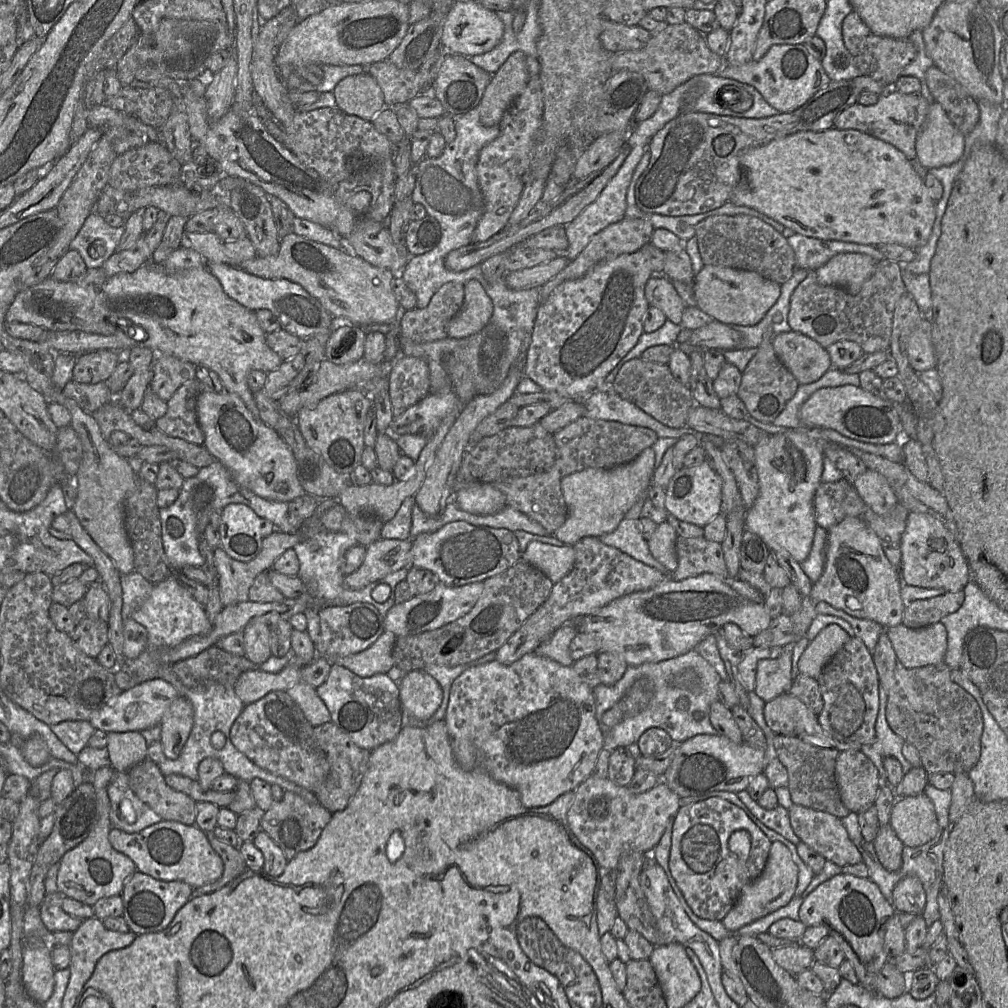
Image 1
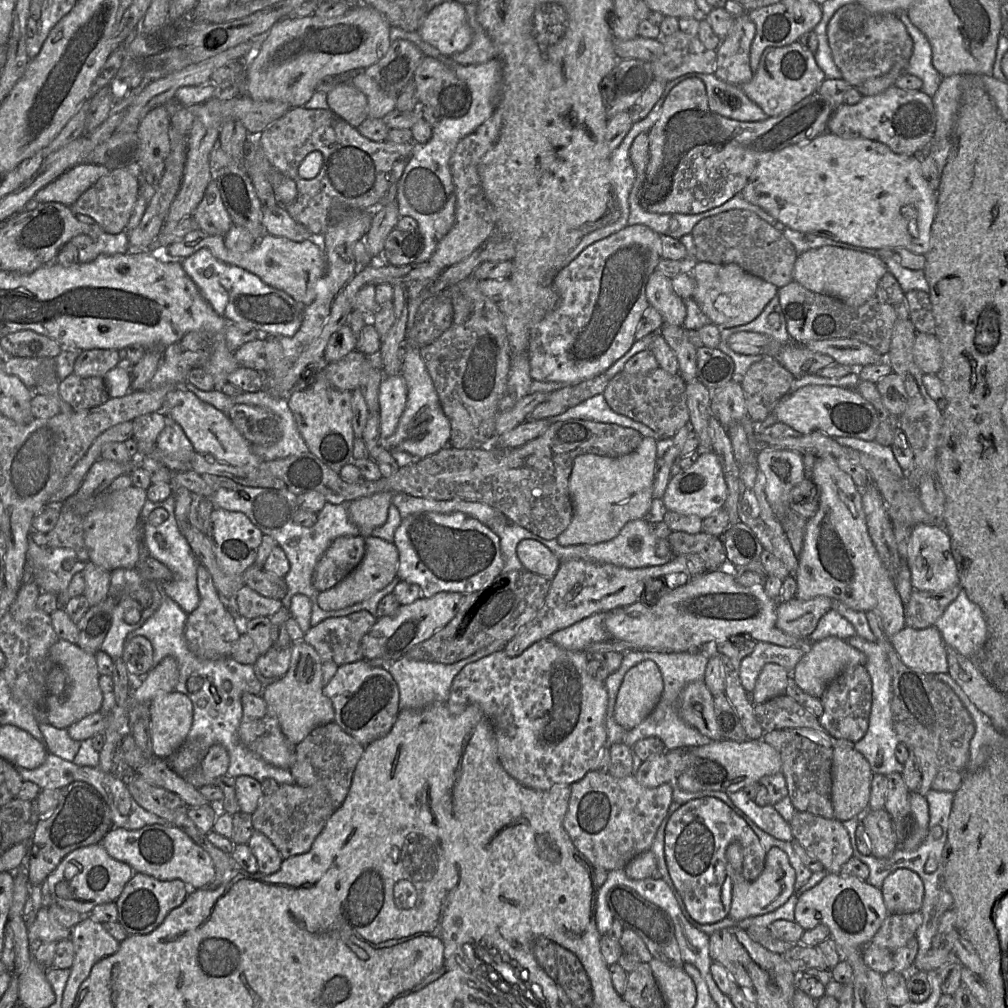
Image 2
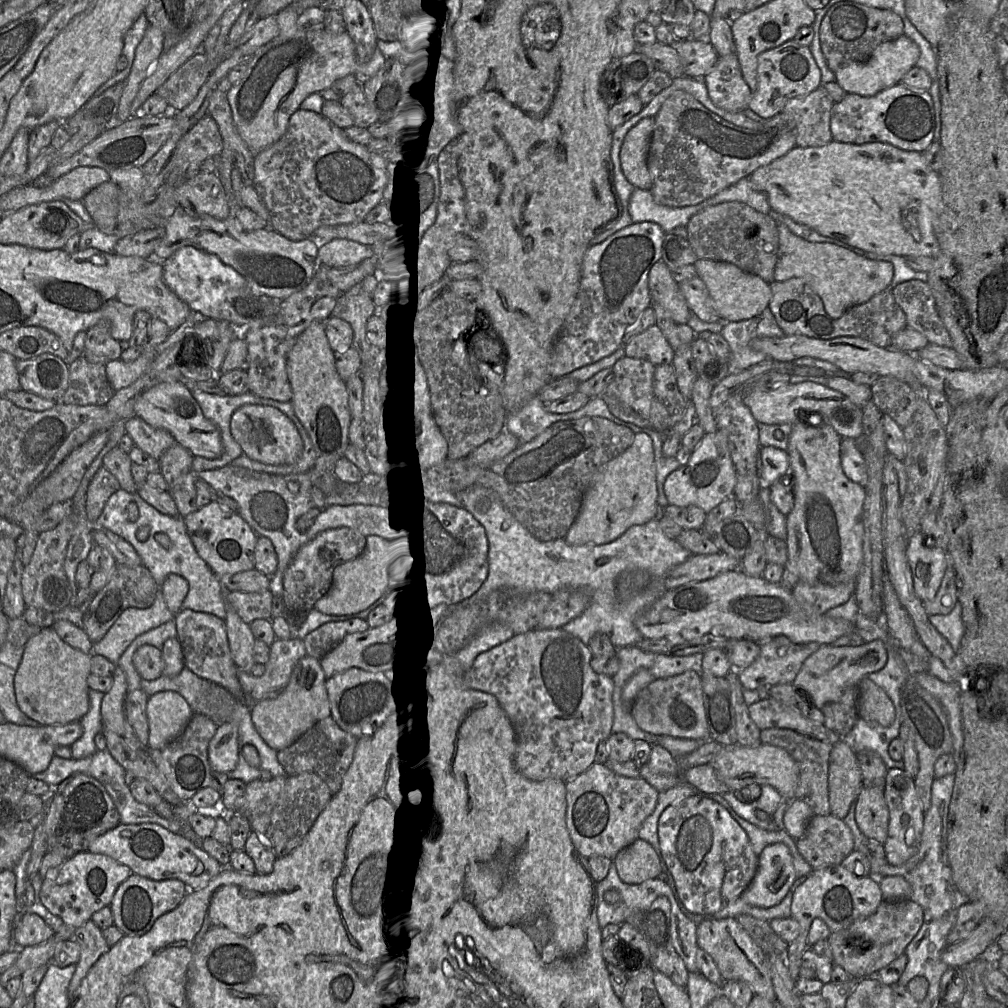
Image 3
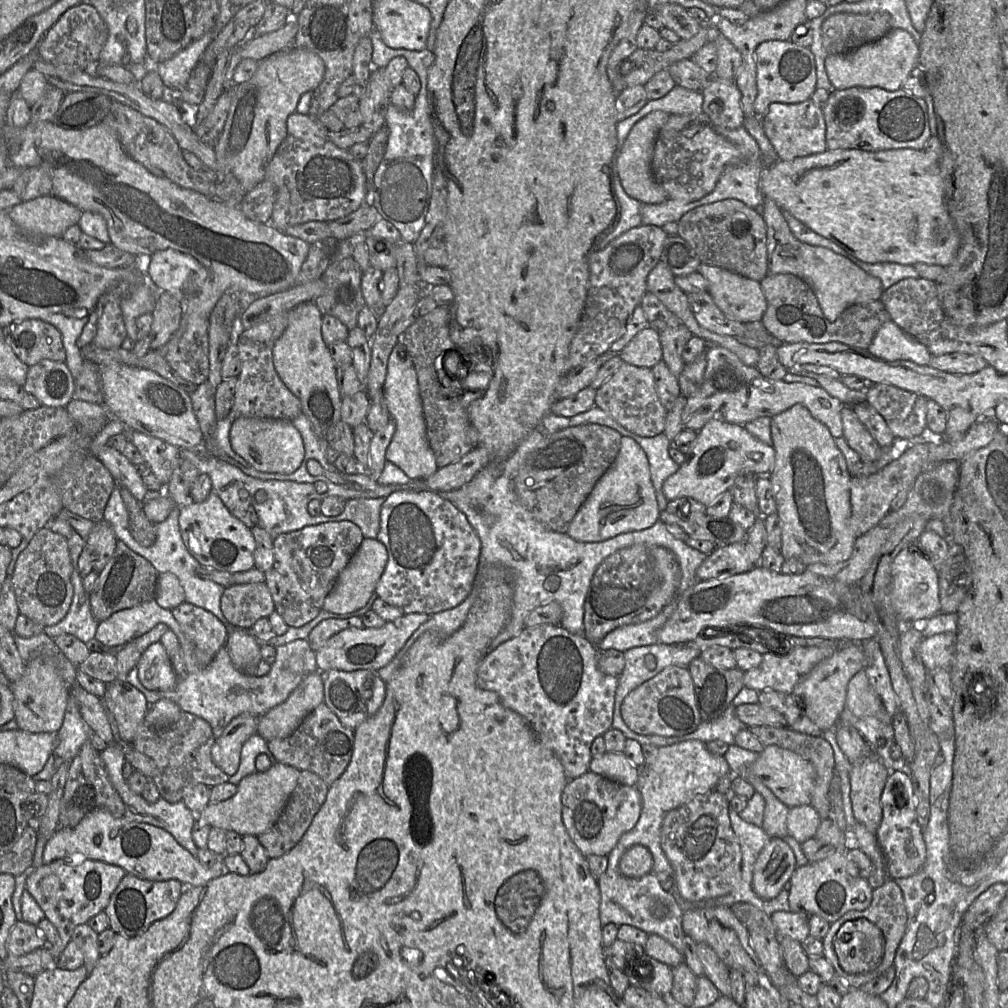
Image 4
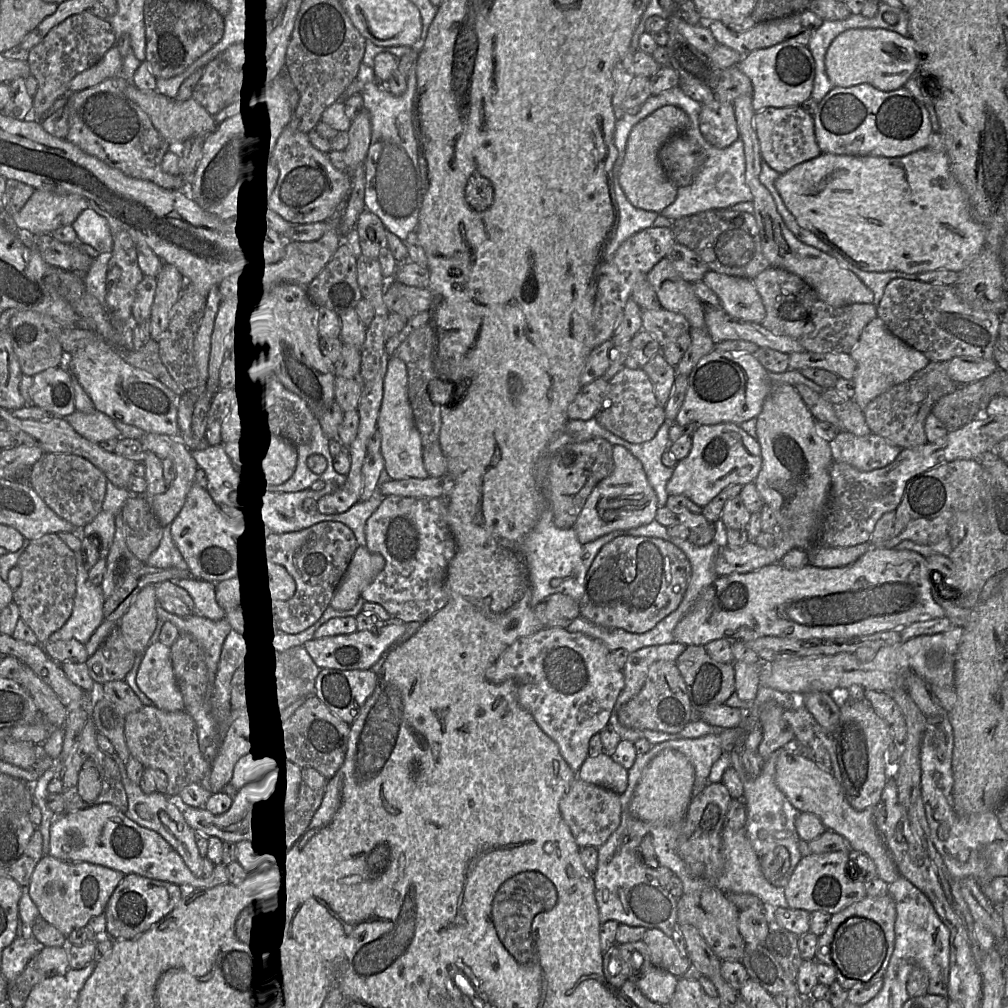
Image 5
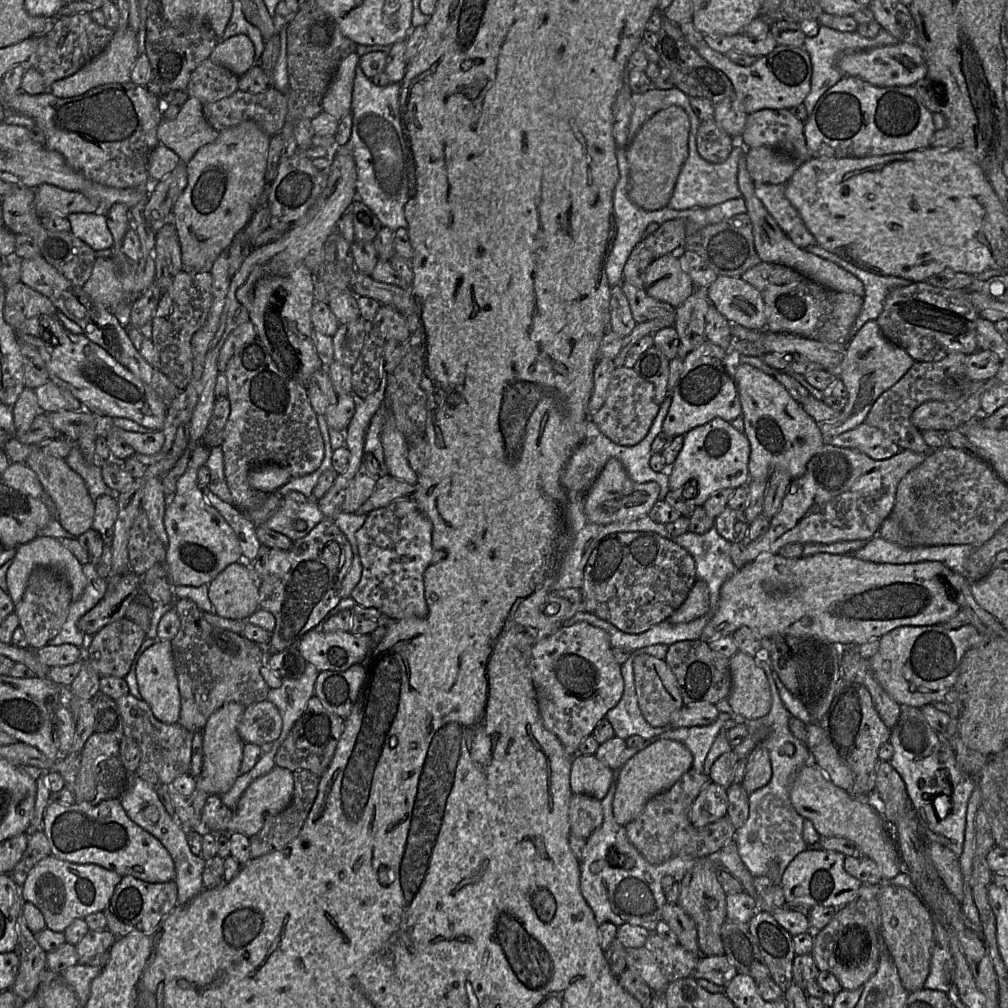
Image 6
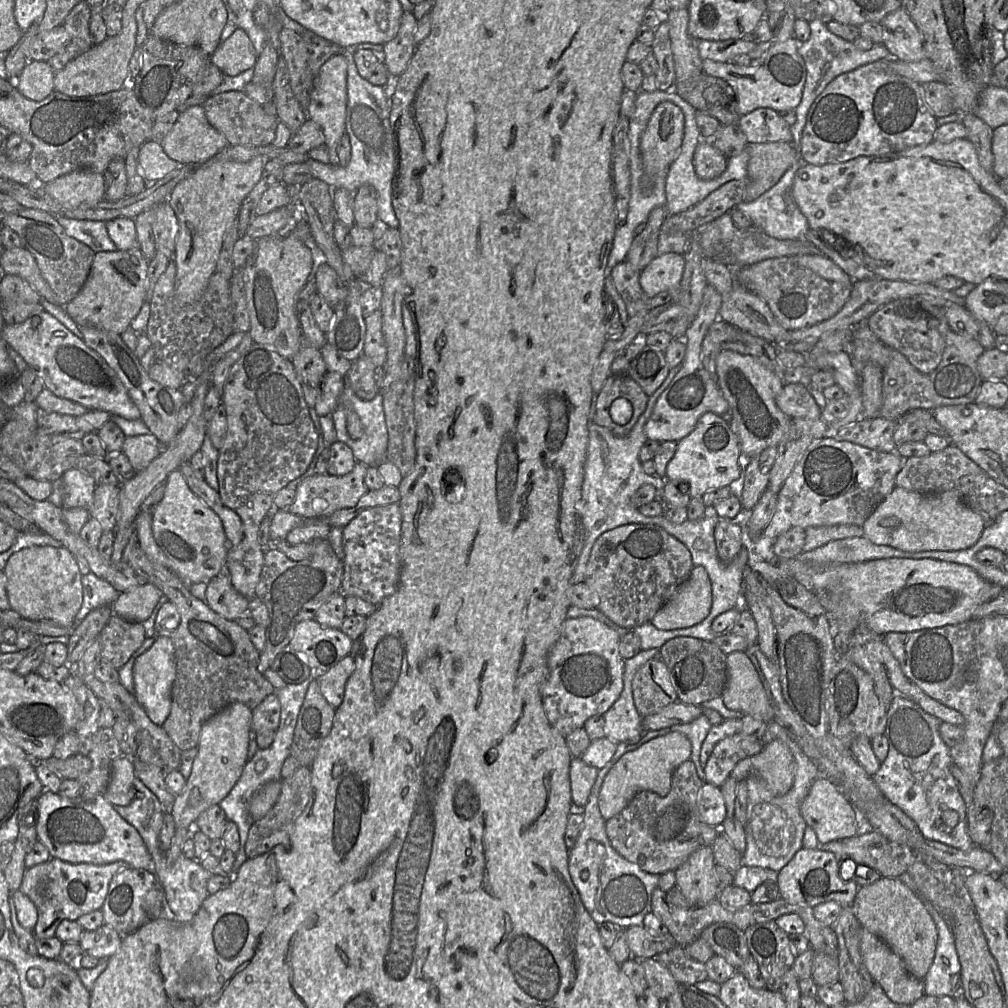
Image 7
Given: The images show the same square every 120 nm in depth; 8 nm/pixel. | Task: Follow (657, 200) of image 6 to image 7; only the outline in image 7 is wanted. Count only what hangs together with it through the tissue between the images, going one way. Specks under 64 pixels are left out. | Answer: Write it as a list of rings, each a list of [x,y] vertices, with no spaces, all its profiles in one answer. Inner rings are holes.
[[[670,101],[654,109],[640,140],[640,153],[645,173],[652,179],[666,172],[676,159],[683,138],[685,119],[680,107]]]

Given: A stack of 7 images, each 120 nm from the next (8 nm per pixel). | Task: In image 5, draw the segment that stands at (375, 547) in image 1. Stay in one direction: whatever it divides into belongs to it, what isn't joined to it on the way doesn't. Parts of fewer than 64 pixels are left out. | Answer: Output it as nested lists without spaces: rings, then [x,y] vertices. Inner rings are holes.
[[[358,546],[344,576],[334,592],[329,606],[336,610],[351,609],[359,600],[362,591],[375,579],[384,567],[385,559],[381,554],[371,553],[366,546]]]

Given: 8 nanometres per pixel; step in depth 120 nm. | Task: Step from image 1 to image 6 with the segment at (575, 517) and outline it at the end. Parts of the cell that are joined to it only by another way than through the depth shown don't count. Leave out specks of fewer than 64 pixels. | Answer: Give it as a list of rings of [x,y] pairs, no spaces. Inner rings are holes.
[[[610,458],[587,491],[584,498],[584,512],[591,523],[599,525],[634,521],[649,514],[658,501],[659,491],[660,487],[654,481],[634,482],[621,461]]]

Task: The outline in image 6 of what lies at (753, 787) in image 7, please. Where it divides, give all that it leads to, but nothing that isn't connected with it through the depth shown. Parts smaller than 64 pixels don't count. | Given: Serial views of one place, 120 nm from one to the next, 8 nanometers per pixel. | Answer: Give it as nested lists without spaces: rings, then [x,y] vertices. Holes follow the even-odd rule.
[[[758,660],[758,664],[763,668],[765,671],[765,675],[767,677],[772,703],[770,711],[764,717],[758,719],[746,719],[741,715],[736,715],[736,723],[744,723],[748,729],[747,737],[738,745],[732,747],[732,750],[737,755],[739,759],[747,758],[751,752],[758,746],[762,746],[766,748],[769,752],[769,757],[771,761],[771,769],[772,769],[772,776],[770,781],[763,787],[755,790],[749,796],[749,815],[748,819],[745,824],[736,830],[735,841],[738,847],[738,853],[748,868],[750,873],[756,876],[768,877],[770,880],[774,880],[777,876],[783,875],[785,869],[789,865],[789,863],[802,851],[807,849],[809,846],[803,840],[803,826],[805,822],[805,818],[799,815],[796,810],[794,809],[791,800],[790,800],[790,786],[793,780],[795,773],[804,765],[813,763],[811,759],[811,753],[808,750],[807,746],[804,742],[799,740],[797,737],[793,735],[789,728],[789,721],[793,717],[792,714],[787,710],[784,706],[778,688],[773,678],[773,669],[768,660]],[[761,727],[767,727],[769,729],[769,735],[760,741],[760,732],[759,730]],[[791,743],[795,747],[794,754],[791,756],[786,755],[783,752],[783,747],[785,744]]]

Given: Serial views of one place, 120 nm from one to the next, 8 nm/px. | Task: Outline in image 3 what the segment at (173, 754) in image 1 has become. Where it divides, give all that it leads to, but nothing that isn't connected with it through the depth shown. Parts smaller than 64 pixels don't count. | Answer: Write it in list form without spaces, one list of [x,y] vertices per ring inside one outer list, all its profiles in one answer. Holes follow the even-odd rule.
[[[162,691],[148,698],[148,749],[161,749],[178,738],[194,714],[177,692]]]

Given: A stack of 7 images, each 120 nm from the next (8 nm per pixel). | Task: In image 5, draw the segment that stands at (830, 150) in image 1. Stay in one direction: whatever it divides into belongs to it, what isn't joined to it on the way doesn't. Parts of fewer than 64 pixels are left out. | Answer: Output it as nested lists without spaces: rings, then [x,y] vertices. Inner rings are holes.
[[[927,147],[900,157],[821,153],[780,174],[775,181],[775,187],[799,226],[815,234],[826,245],[838,251],[850,264],[861,270],[869,272],[900,271],[908,274],[920,274],[938,269],[959,272],[981,251],[985,242],[985,228],[973,219],[966,193],[950,170],[947,153],[933,151]]]

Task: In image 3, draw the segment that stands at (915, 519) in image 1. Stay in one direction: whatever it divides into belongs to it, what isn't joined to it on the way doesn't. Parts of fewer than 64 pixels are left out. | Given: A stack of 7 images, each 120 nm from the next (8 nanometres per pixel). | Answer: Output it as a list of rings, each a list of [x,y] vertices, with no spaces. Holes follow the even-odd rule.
[[[919,531],[909,538],[906,557],[916,595],[922,602],[932,600],[949,564],[947,550],[926,545],[925,537]]]

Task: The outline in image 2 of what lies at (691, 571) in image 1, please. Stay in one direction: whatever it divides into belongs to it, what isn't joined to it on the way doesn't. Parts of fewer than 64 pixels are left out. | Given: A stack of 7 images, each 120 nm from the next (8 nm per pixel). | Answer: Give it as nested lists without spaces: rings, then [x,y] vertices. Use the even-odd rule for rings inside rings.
[[[678,531],[671,532],[667,539],[673,556],[697,554],[704,560],[708,571],[728,567],[721,537],[703,531],[697,534]]]

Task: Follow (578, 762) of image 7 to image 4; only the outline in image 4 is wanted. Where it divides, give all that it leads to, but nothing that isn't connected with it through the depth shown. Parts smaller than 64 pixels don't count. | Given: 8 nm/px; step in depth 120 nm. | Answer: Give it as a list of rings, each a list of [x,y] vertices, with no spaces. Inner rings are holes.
[[[605,752],[599,757],[592,757],[589,771],[623,785],[634,786],[639,779],[640,769],[623,753]]]

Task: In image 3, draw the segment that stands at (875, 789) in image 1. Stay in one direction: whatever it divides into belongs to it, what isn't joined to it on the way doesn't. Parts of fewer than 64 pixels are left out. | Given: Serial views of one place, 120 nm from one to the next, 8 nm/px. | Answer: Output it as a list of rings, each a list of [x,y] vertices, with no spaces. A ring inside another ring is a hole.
[[[845,742],[834,744],[829,757],[830,814],[843,819],[864,785],[856,753]]]

